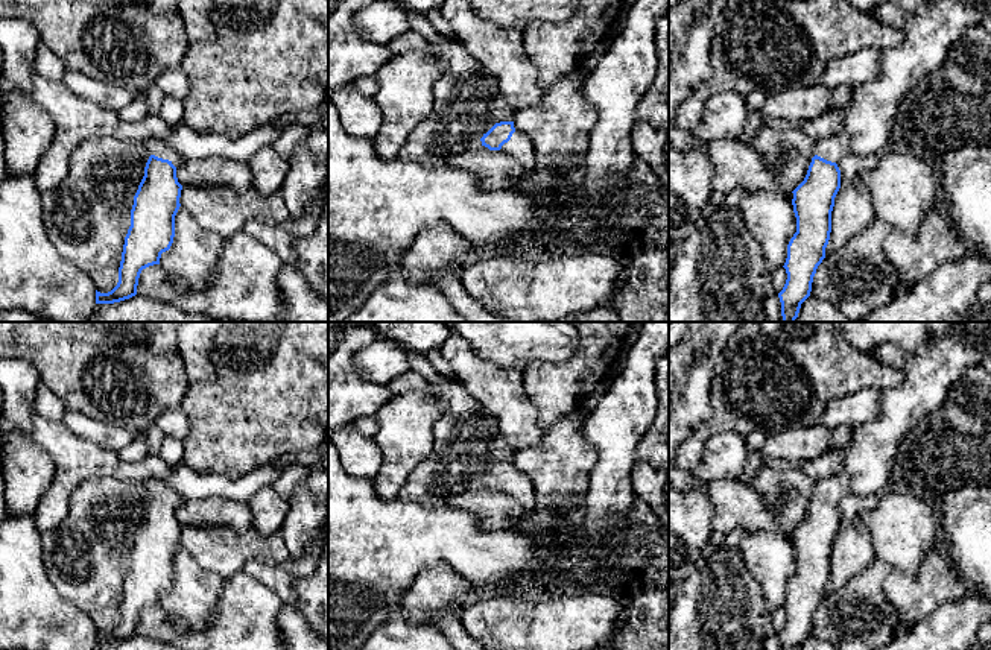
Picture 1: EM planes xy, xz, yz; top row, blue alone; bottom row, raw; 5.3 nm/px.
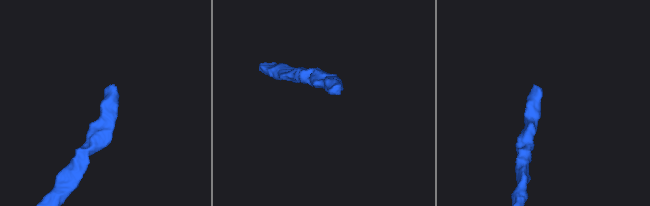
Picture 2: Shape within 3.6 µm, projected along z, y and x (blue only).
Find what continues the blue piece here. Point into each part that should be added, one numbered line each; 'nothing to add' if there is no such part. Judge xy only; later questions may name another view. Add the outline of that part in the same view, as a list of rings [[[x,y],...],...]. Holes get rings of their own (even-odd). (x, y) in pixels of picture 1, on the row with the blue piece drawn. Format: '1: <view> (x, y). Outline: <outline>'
1: xy (155, 146). Outline: [[[150,138],[146,141],[149,155],[155,155],[163,159],[169,159],[176,169],[182,166],[184,159],[176,153],[176,150],[164,140]]]

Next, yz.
1: yz (868, 125). Outline: [[[927,0],[927,9],[923,14],[906,12],[904,41],[898,47],[880,52],[877,76],[854,87],[853,102],[842,108],[842,132],[819,138],[815,155],[836,164],[850,153],[880,155],[894,138],[895,117],[906,96],[945,61],[964,32],[980,24],[985,15],[991,15],[991,0]]]

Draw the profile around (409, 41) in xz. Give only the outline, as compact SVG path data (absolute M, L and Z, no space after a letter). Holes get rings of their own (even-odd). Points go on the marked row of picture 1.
M413 30L392 39L386 44L386 47L392 53L392 56L403 55L412 50L429 52L427 39Z

